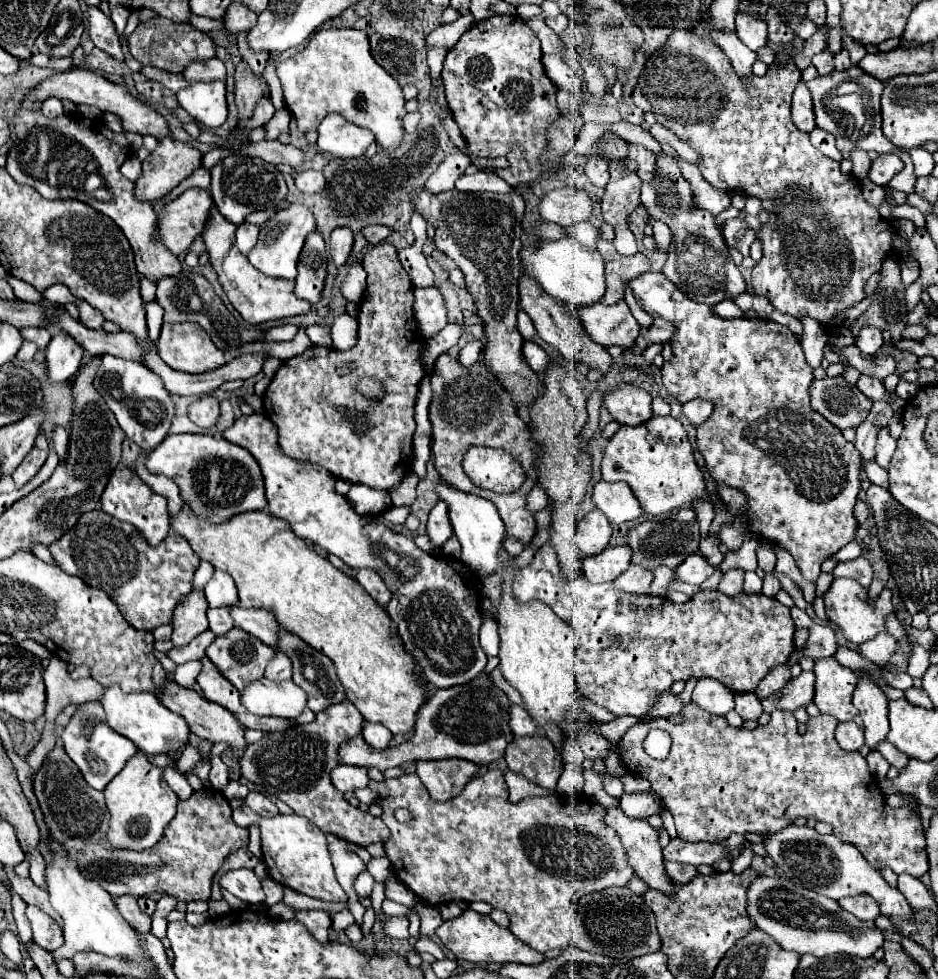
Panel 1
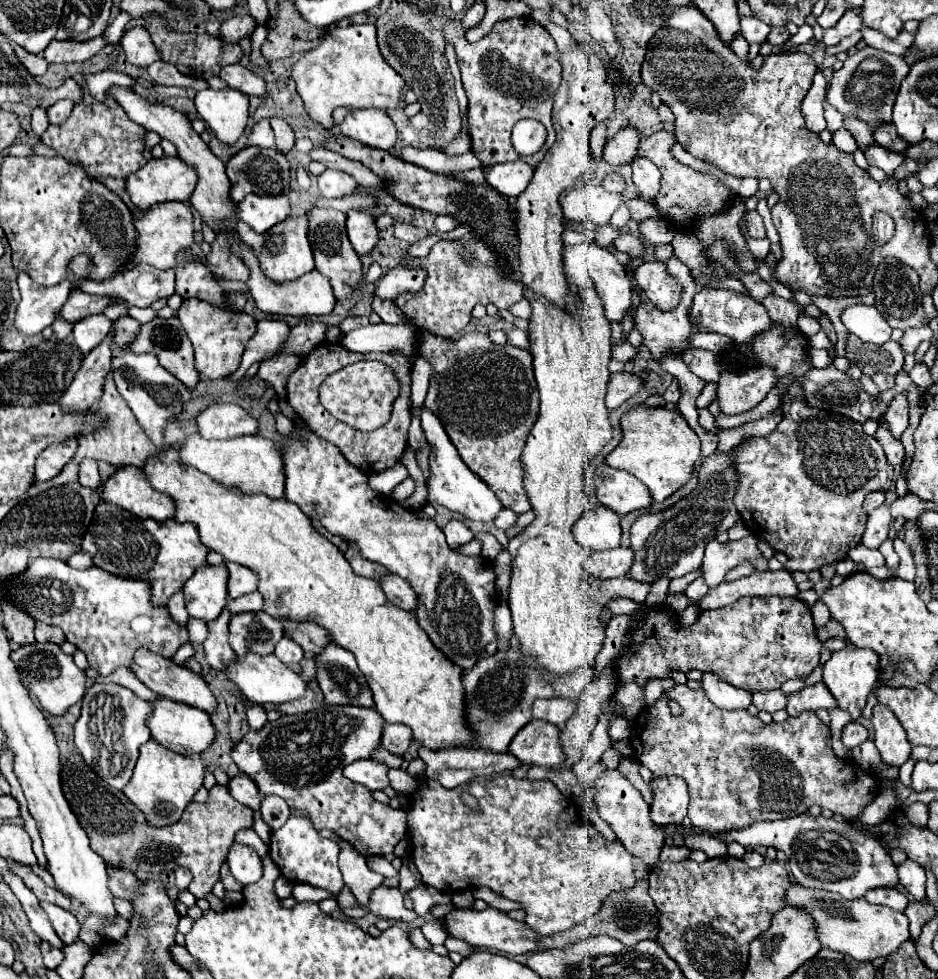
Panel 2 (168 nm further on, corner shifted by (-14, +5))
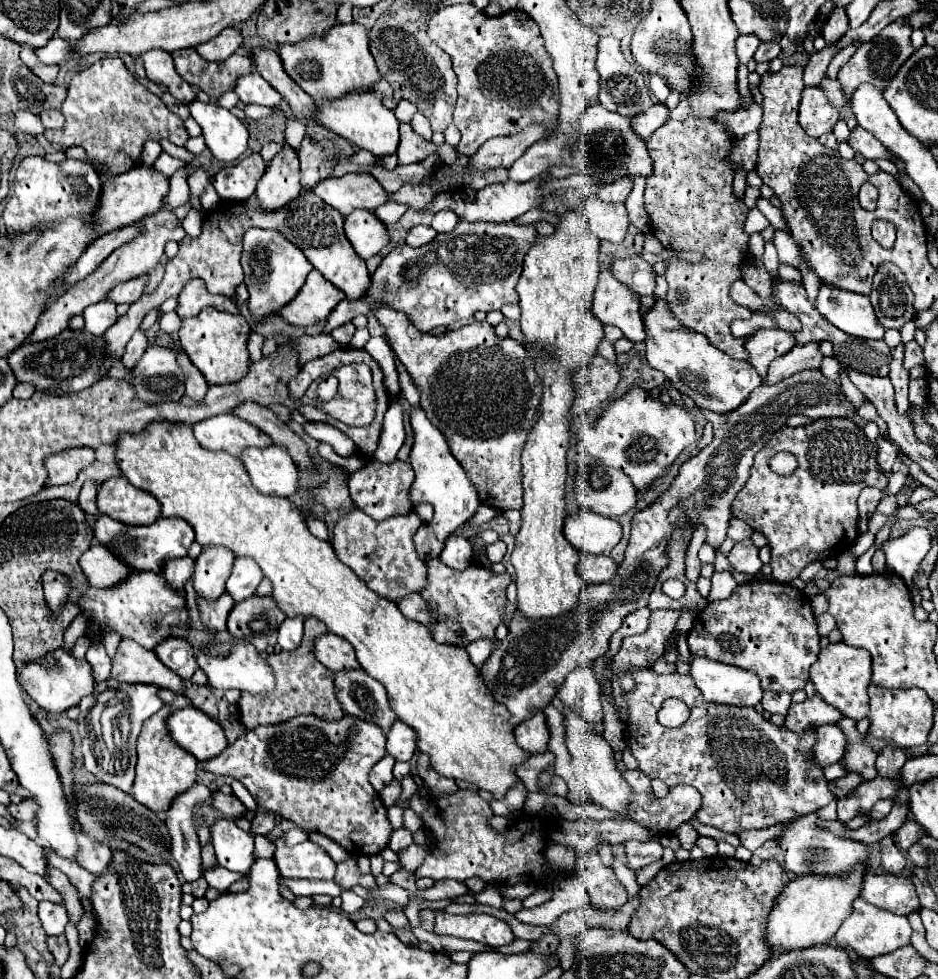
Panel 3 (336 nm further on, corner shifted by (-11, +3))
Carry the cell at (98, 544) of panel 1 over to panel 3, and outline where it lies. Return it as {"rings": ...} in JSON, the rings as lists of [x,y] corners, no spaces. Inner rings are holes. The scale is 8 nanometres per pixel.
{"rings":[[[99,515],[93,529],[95,529],[95,537],[99,543],[109,547],[115,555],[119,555],[129,567],[137,571],[161,573],[161,567],[165,565],[165,561],[175,559],[175,557],[185,557],[189,545],[195,541],[193,527],[189,527],[189,523],[177,517],[171,517],[171,519],[159,517],[153,525],[133,527],[133,525],[123,525],[119,521],[113,521],[111,517]]]}

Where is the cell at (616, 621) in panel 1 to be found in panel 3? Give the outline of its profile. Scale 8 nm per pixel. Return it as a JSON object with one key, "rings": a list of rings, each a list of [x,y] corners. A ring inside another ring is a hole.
{"rings":[[[751,579],[749,583],[739,585],[727,599],[709,603],[701,615],[697,615],[695,625],[687,635],[687,643],[691,655],[749,669],[761,677],[763,691],[777,693],[795,693],[797,689],[803,689],[809,681],[809,669],[819,655],[819,633],[811,599],[803,591],[787,583],[777,583],[775,579]]]}

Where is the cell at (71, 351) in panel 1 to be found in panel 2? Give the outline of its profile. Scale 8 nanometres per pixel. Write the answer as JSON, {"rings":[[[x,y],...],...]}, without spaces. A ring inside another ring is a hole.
{"rings":[[[94,315],[94,317],[86,317],[84,321],[78,321],[74,325],[74,345],[84,353],[88,355],[94,347],[98,347],[104,337],[110,333],[110,327],[112,327],[112,321],[106,319],[104,315]]]}

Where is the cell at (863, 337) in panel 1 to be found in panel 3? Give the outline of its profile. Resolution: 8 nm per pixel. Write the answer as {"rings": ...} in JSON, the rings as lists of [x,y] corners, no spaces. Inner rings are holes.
{"rings":[[[821,283],[815,307],[829,323],[853,337],[883,339],[885,331],[877,321],[867,295]]]}

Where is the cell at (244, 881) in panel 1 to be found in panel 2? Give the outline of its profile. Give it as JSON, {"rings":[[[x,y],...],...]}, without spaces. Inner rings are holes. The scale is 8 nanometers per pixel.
{"rings":[[[234,843],[228,853],[228,865],[230,865],[234,879],[240,881],[242,885],[256,883],[262,877],[262,859],[256,857],[252,849],[242,847],[238,843]]]}

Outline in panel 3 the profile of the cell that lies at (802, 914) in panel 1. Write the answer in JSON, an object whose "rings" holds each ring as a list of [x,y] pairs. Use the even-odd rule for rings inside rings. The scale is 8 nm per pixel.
{"rings":[[[859,897],[853,901],[853,913],[839,927],[835,941],[837,943],[849,943],[857,955],[873,959],[877,955],[885,955],[885,953],[891,953],[893,949],[909,945],[909,935],[911,935],[911,925],[909,925],[907,917],[893,915],[885,909],[873,907],[871,903],[865,903],[865,899]]]}

